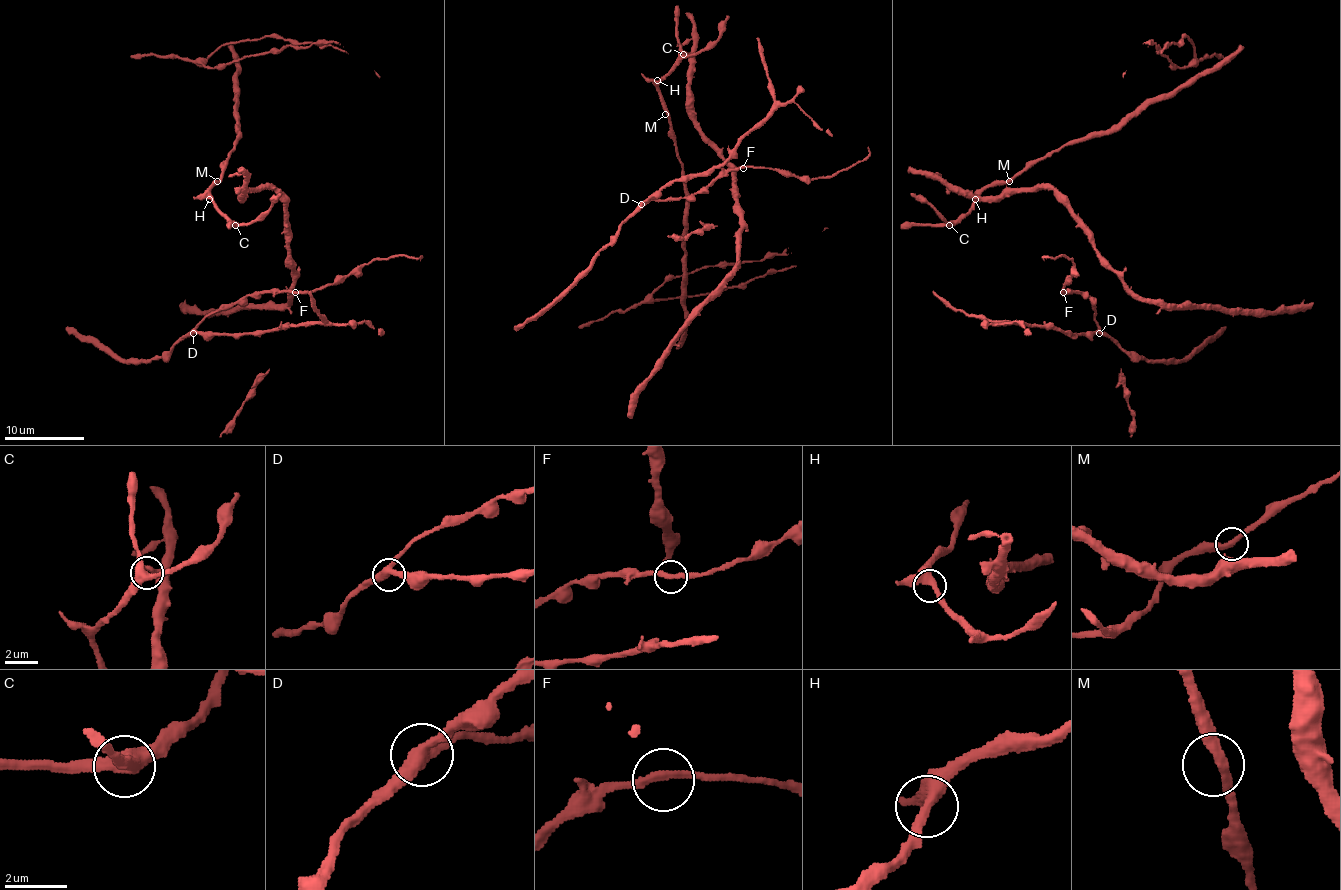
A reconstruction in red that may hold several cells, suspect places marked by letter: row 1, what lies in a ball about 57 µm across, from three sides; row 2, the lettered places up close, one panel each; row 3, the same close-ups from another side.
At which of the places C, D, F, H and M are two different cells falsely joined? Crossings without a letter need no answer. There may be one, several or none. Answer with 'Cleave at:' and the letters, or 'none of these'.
Cleave at: none of these

